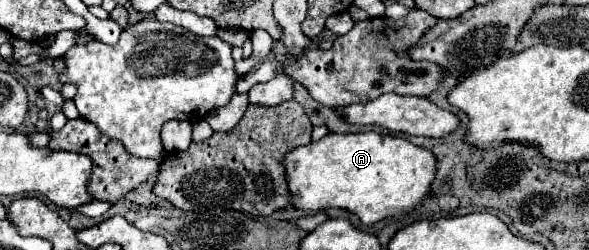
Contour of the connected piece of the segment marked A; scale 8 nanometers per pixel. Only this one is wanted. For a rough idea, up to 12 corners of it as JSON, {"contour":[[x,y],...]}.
{"contour":[[329,133],[285,157],[293,205],[365,225],[423,205],[437,159]]}

